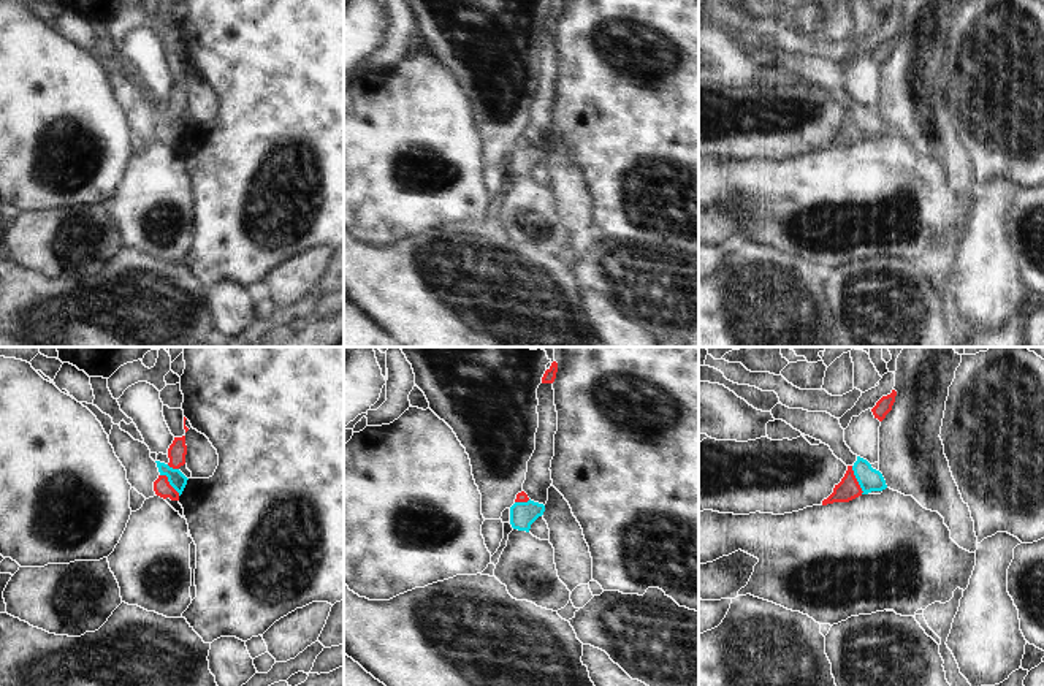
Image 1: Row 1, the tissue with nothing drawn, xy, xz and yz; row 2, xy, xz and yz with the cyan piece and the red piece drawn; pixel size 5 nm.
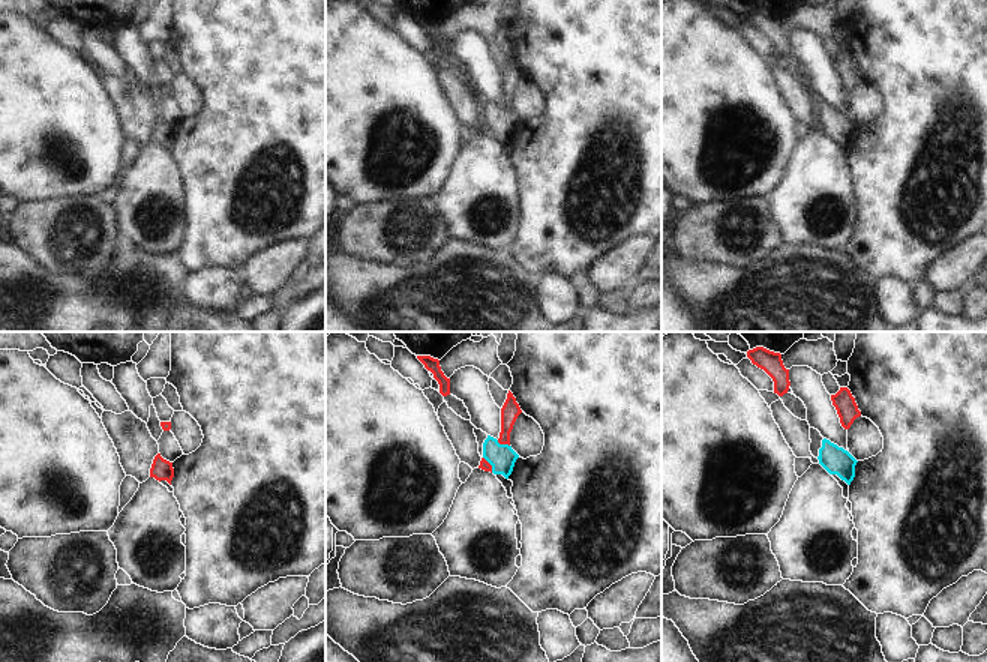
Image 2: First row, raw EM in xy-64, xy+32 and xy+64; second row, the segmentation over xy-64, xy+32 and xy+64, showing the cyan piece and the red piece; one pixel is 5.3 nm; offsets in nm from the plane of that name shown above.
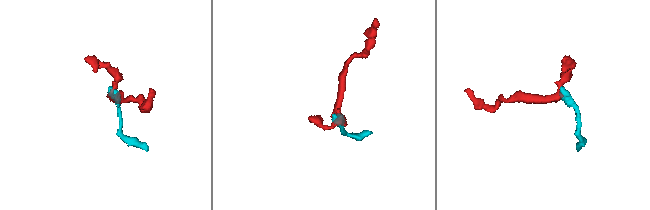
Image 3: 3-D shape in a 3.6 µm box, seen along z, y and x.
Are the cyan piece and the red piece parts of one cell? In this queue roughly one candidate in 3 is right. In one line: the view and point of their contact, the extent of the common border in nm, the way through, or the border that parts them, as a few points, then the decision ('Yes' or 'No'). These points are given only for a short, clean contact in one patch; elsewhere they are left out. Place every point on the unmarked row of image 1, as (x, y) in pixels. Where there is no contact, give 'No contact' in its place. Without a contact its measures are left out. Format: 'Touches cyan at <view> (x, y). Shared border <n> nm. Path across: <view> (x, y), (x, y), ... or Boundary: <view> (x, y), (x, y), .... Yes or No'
Touches cyan at yz (857, 125). Shared border 160 nm. Boundary: yz (851, 111), (862, 138). No

